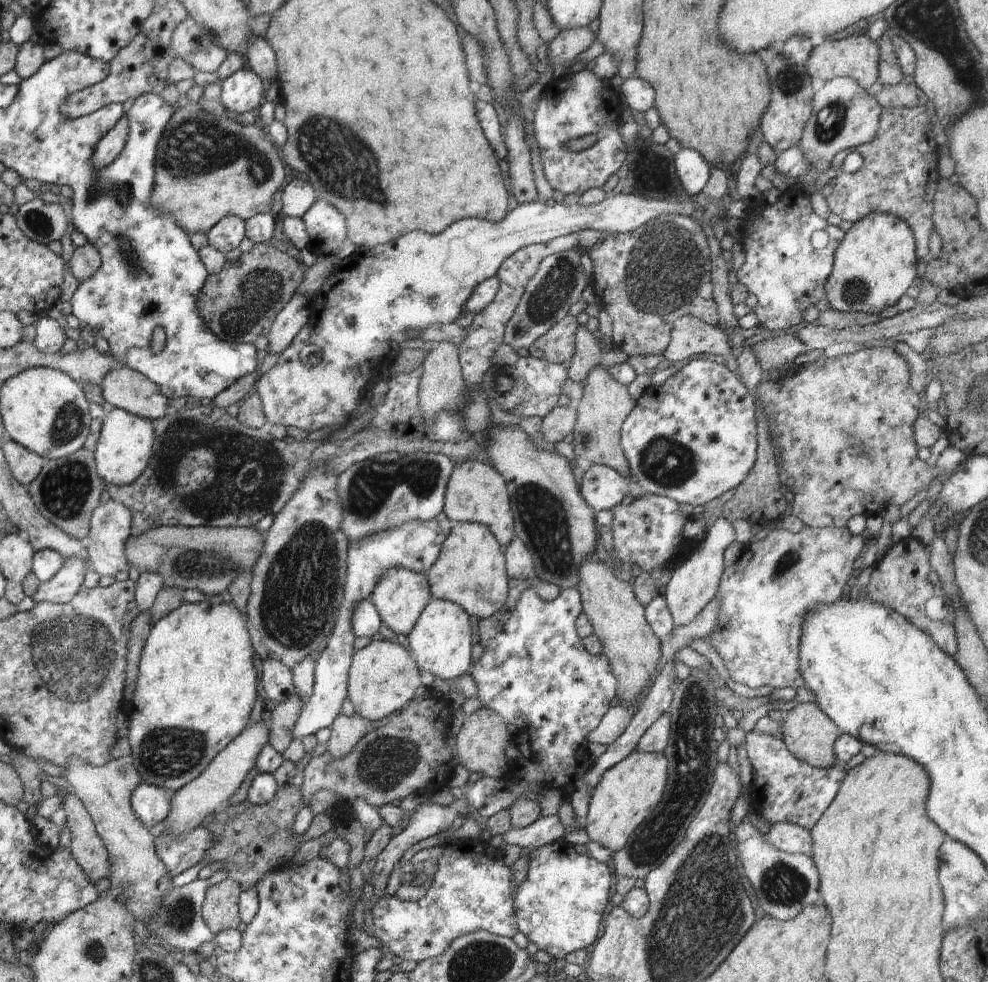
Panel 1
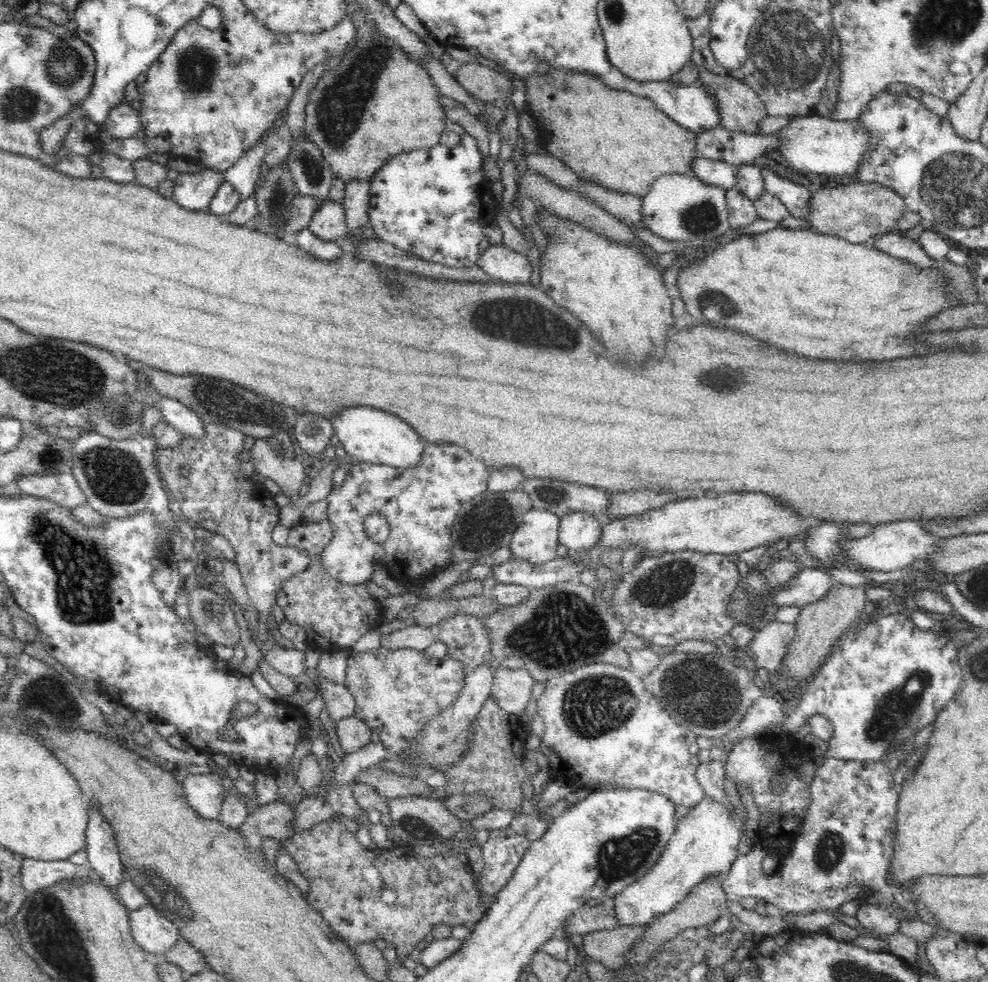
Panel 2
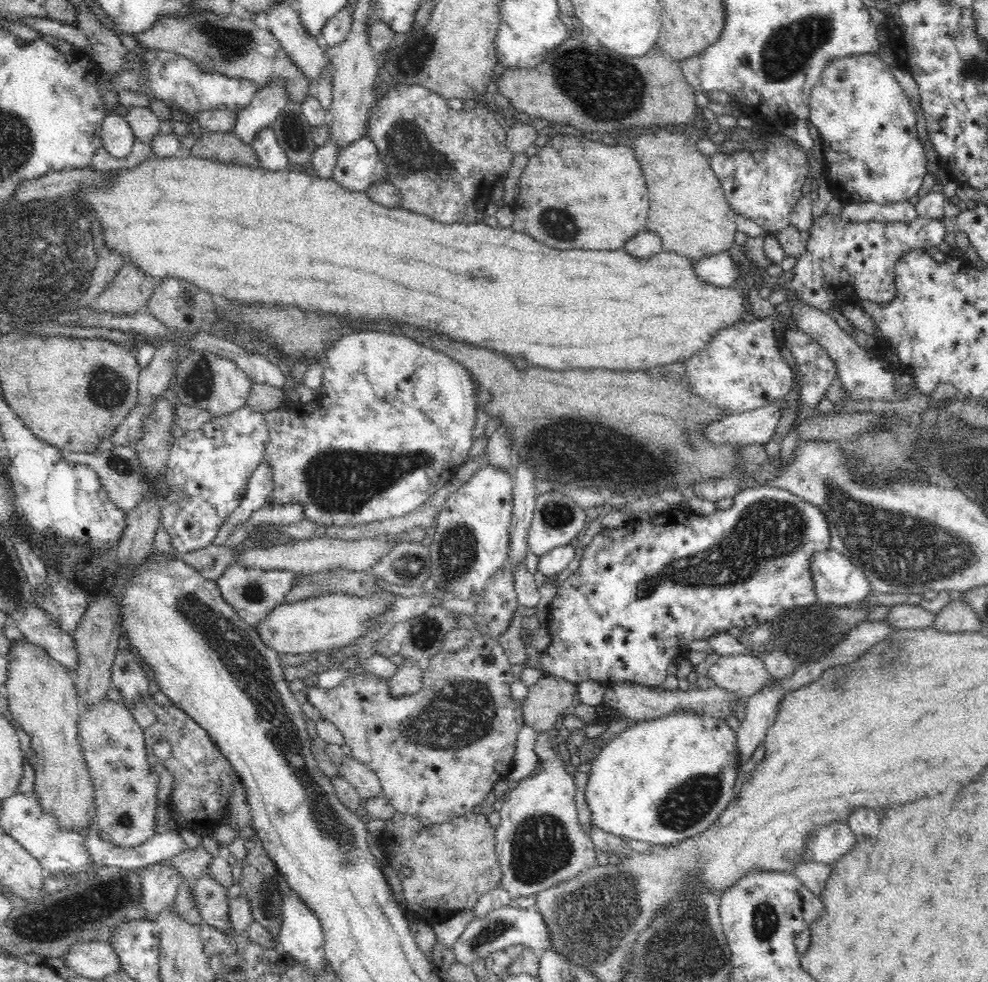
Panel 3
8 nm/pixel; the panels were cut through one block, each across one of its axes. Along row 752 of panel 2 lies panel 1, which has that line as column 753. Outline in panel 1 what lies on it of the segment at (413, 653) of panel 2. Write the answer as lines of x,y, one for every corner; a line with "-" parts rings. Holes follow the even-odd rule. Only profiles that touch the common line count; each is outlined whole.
878,343
866,345
865,349
860,349
855,353
849,355
839,355
836,358
827,358
822,356
820,360
812,363
809,367
799,369
798,372
789,372
782,379
777,381
778,384
772,384
772,381
761,381
757,384
751,394
756,402
760,405
769,422
769,429
771,430
771,441
773,446
778,445
780,454
782,454
783,469
788,472
788,477
794,480
795,484
791,491
795,494
794,502
792,502
791,511
794,516
797,516
805,524
804,526
810,528
824,528
824,527
846,527
847,522
856,515
862,515
866,518
871,515
880,515
882,508
889,504
896,504
902,506
906,502
910,502
918,492
921,490
928,490
928,487
936,478
940,479
944,484
957,470
964,466
964,460
960,459
955,465
954,469
944,471
936,466
931,466
926,461
918,457
918,446
915,441
914,423
918,416
922,414
923,399
922,395
916,394
914,389
910,386
910,367
906,359
900,355
890,344

